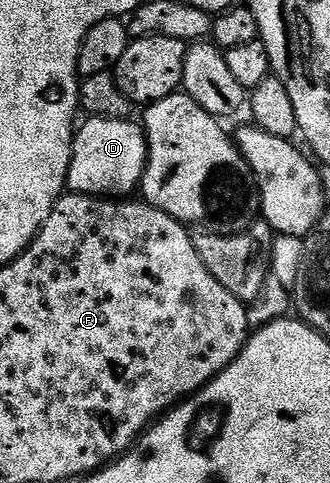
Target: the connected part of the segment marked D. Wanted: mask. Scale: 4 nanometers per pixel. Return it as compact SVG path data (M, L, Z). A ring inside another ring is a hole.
M89 116L87 120L75 130L72 138L67 188L97 199L124 199L135 194L148 162L148 139L143 128L132 119L119 121Z

